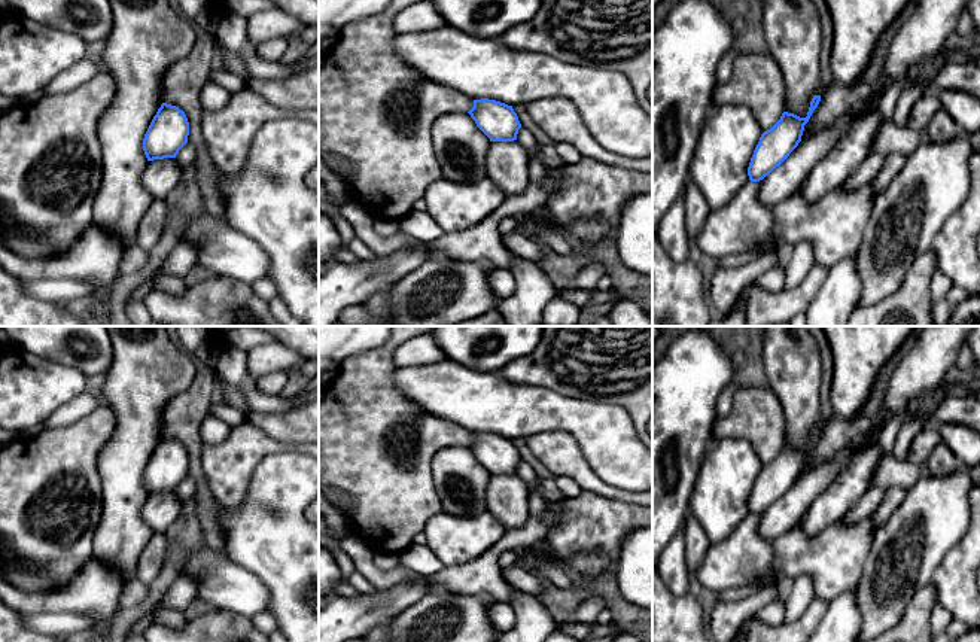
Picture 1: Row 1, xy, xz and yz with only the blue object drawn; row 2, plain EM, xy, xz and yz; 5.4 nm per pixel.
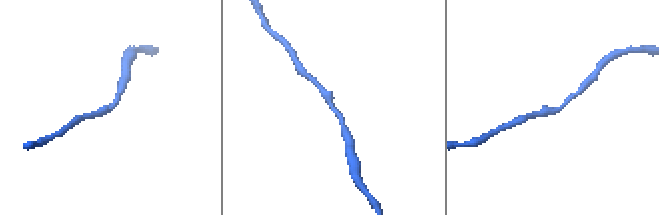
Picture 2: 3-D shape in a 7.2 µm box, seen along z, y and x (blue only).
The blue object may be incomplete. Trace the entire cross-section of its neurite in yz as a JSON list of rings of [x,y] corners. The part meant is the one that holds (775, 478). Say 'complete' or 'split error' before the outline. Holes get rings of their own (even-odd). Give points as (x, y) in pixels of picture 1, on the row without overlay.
complete; [[[815,429],[806,451],[783,445],[780,453],[760,471],[748,500],[751,515],[760,515],[779,500],[801,475],[804,459],[818,441],[821,429]]]

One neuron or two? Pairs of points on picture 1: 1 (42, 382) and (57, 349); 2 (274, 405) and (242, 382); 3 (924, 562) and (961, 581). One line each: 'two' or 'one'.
1: two
2: one
3: two

